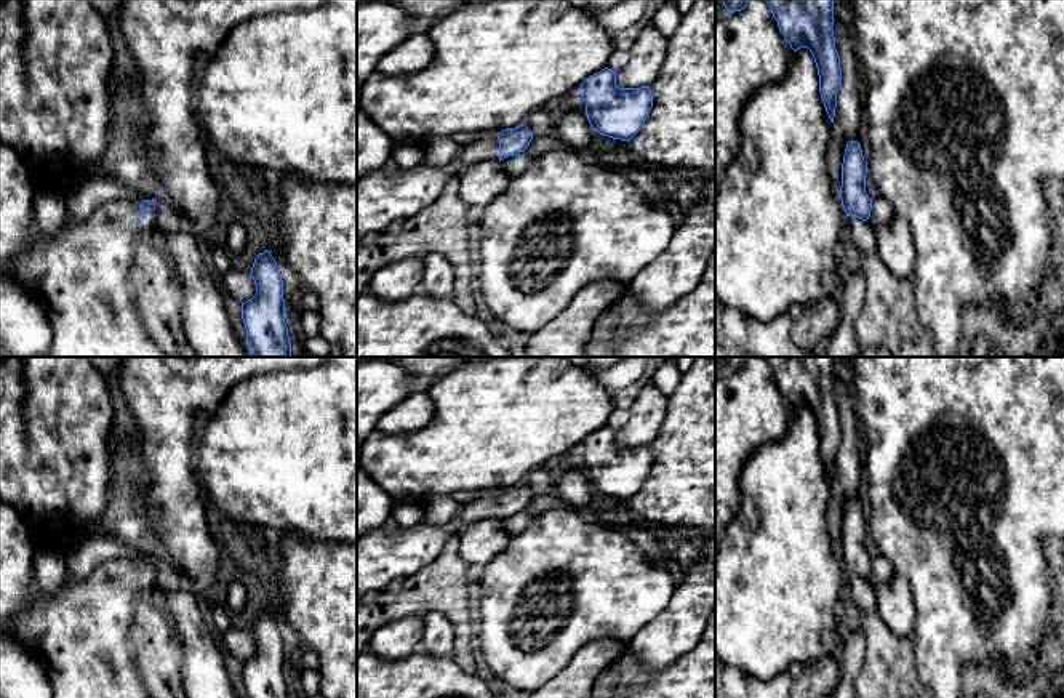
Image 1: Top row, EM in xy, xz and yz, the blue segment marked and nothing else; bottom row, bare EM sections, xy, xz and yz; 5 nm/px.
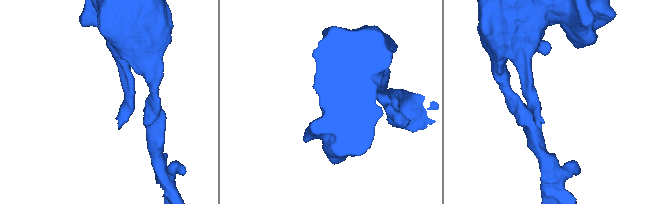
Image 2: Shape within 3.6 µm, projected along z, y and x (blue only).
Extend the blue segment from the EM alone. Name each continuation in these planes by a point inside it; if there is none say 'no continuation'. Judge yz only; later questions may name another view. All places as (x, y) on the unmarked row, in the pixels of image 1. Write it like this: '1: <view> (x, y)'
no continuation

